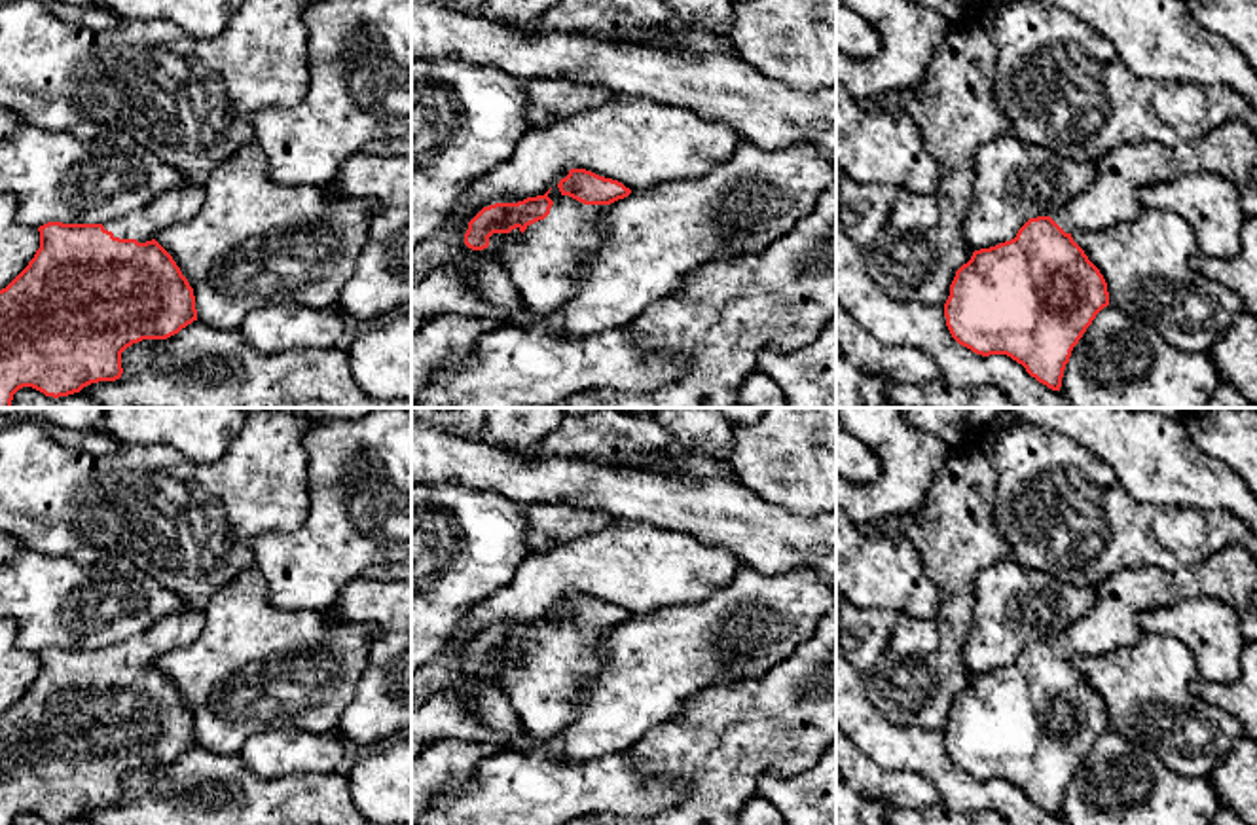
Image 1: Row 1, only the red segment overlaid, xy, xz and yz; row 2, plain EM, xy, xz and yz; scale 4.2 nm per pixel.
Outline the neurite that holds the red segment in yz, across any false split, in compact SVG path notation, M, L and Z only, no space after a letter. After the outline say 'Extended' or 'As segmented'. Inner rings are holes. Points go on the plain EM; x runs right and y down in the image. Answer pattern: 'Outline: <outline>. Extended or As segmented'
Outline: M1230 544L1200 563L1164 571L1160 567L1124 569L1098 584L1098 603L1081 620L1066 628L1052 643L1029 643L1014 664L990 673L975 675L950 709L944 728L946 751L952 762L976 779L1007 779L1026 793L1039 808L1060 816L1066 789L1096 740L1109 730L1107 707L1084 675L1073 666L1073 656L1096 656L1122 647L1132 647L1143 635L1139 614L1151 609L1172 607L1185 599L1215 597L1229 603L1240 616L1249 641L1257 643L1257 559L1242 546Z. Extended

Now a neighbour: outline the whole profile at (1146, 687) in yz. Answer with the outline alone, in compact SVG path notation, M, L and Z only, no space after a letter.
M1143 633L1132 647L1096 656L1073 656L1071 662L1103 700L1109 728L1132 745L1149 749L1179 776L1210 778L1244 736L1242 724L1230 713L1193 694L1196 662L1175 637Z

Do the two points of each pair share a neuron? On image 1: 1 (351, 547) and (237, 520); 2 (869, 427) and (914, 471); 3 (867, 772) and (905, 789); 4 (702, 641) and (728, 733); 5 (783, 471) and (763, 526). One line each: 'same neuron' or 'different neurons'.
1: different neurons
2: same neuron
3: same neuron
4: different neurons
5: different neurons

